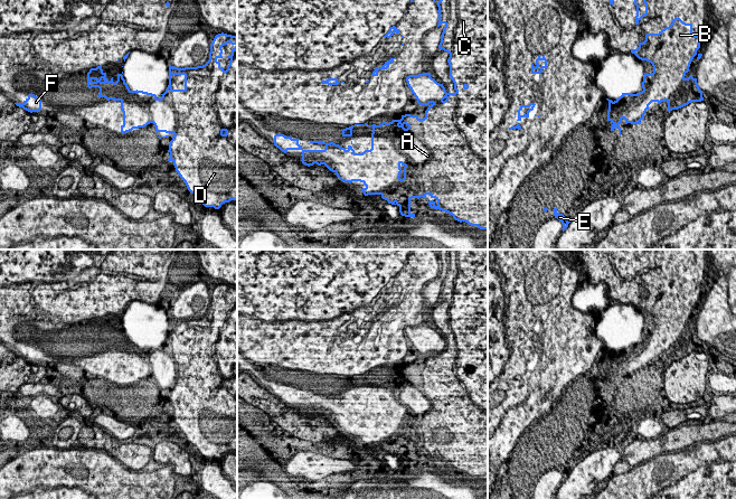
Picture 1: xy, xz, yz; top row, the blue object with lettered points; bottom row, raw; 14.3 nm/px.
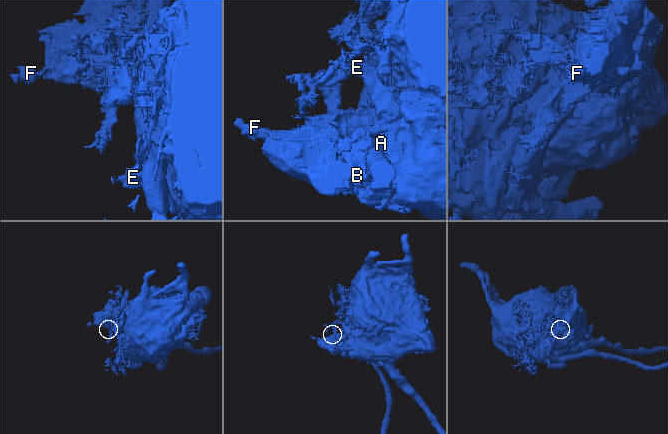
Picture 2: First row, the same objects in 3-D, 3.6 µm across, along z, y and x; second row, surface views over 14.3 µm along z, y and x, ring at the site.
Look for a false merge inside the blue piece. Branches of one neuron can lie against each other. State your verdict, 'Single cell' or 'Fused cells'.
Fused cells

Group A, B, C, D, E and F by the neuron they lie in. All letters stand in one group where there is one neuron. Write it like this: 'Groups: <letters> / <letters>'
Groups: A C D / B E F

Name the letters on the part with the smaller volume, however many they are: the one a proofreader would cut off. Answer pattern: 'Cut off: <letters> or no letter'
Cut off: B, E, F

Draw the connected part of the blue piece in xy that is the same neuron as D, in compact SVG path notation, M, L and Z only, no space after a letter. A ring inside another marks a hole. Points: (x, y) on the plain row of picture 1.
M224 283L216 285L210 295L209 311L202 317L185 319L169 317L169 336L166 342L161 345L161 349L152 343L138 340L131 341L129 337L126 338L130 341L129 346L117 346L119 349L125 349L126 351L132 350L133 346L151 352L163 350L170 357L176 366L176 379L169 394L170 408L168 412L173 413L176 422L185 432L188 441L196 445L205 458L214 458L215 460L219 460L225 453L237 451L237 300L233 299L232 305L226 308L230 310L226 321L217 311L223 309L221 298L228 293L236 295L237 288ZM172 326L185 327L183 340L171 338Z

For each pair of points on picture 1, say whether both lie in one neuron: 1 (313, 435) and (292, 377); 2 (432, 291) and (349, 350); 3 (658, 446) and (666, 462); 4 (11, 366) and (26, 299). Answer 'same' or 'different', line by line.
1: different
2: different
3: different
4: different

